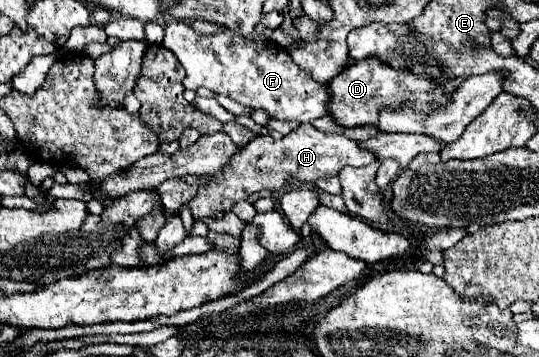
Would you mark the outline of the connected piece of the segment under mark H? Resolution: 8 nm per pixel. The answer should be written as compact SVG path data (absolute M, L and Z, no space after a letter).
M301 124L295 132L275 140L270 135L259 134L253 138L245 150L237 152L233 156L233 162L223 168L223 172L215 174L215 184L213 188L199 186L197 196L187 202L191 214L195 220L205 220L211 218L215 212L229 212L233 204L239 200L247 200L253 192L259 190L279 190L285 186L287 176L313 184L317 178L329 178L337 176L339 170L345 166L365 166L371 164L375 158L371 154L361 154L357 150L357 142L349 140L341 134L325 134L313 128L311 124Z

